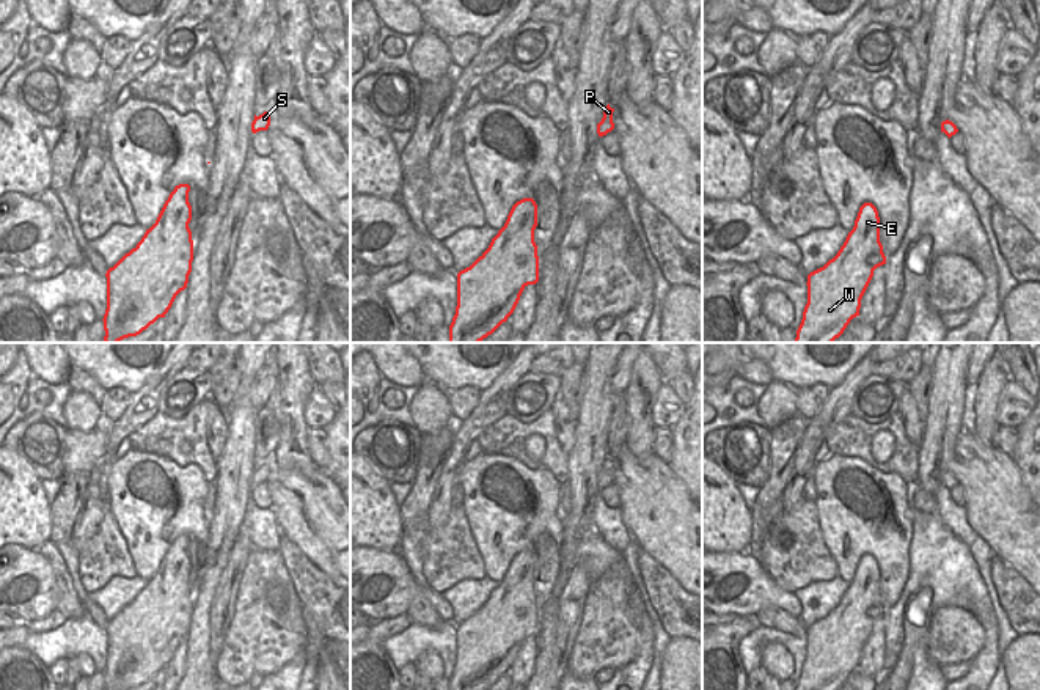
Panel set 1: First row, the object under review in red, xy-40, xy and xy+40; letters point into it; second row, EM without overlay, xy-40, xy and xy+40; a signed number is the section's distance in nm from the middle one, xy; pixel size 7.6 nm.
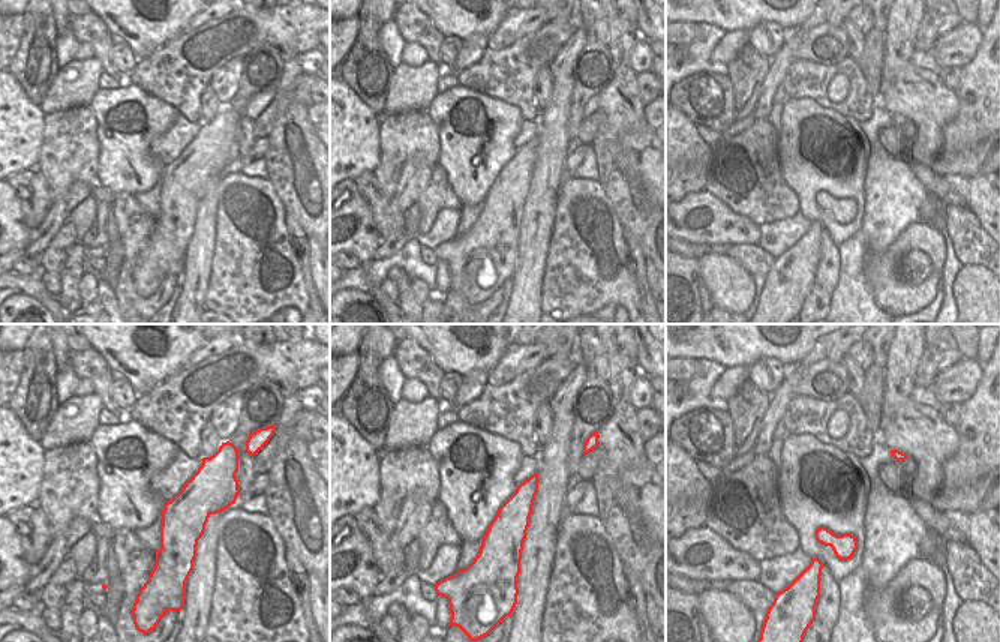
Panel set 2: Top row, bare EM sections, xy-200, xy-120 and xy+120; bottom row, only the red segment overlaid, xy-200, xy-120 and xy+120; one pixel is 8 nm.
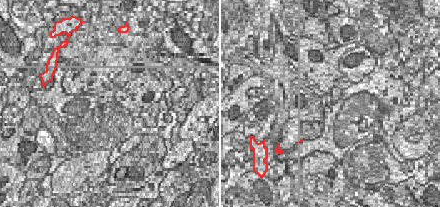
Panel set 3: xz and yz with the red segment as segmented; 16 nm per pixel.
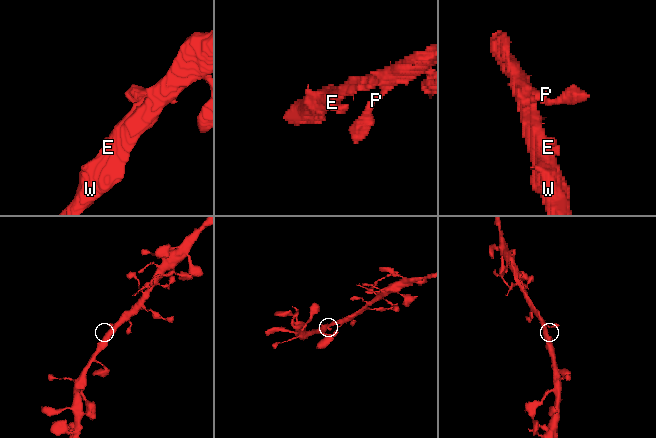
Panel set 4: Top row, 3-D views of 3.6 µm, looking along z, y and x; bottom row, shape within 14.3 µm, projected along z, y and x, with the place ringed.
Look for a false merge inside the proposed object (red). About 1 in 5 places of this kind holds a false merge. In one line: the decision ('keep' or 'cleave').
keep

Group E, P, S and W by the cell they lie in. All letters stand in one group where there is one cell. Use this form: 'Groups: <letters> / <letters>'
Groups: E P S W

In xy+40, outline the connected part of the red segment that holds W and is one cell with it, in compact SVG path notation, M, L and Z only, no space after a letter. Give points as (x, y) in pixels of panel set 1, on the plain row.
M864 555L837 607L807 627L807 655L796 690L839 690L850 673L859 668L861 651L873 629L873 622L883 616L886 616L886 608L880 594L878 563L872 555Z

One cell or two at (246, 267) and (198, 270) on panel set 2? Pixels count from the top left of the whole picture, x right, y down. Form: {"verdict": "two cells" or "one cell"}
{"verdict": "two cells"}

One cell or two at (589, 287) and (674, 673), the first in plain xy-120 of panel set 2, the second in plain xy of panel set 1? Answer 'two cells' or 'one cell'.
two cells

